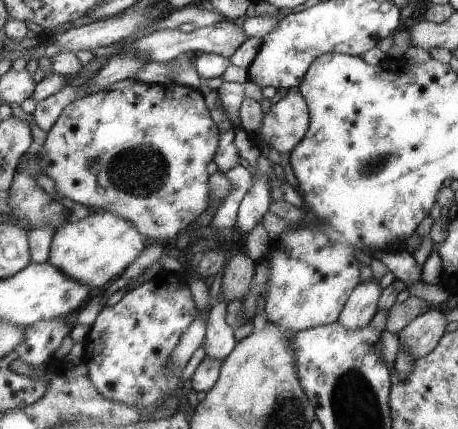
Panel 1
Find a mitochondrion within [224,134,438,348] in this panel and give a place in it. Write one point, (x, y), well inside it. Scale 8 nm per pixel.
(372, 166)

